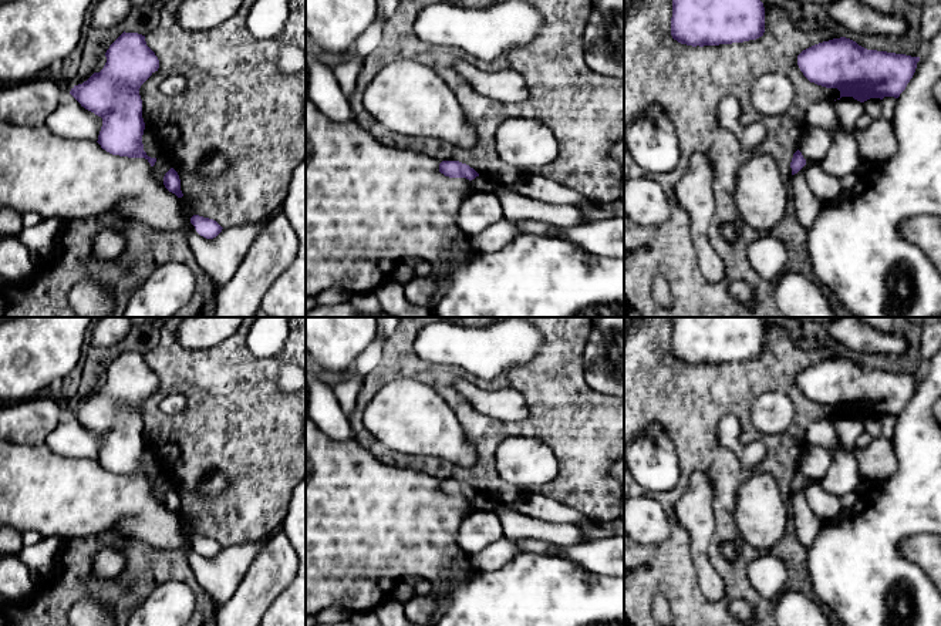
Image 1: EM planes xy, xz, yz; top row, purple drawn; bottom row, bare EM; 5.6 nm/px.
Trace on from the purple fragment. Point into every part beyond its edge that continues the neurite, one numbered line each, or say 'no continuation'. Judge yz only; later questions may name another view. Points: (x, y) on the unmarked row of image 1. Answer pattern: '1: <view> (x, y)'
no continuation

